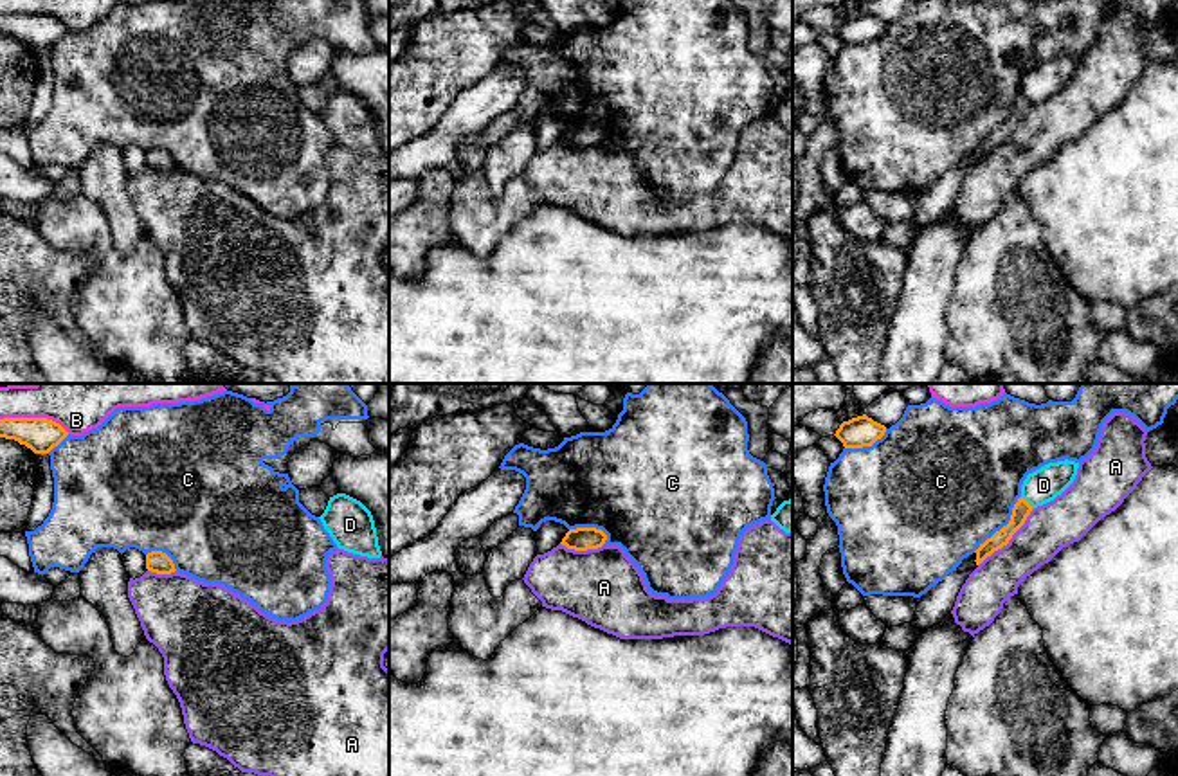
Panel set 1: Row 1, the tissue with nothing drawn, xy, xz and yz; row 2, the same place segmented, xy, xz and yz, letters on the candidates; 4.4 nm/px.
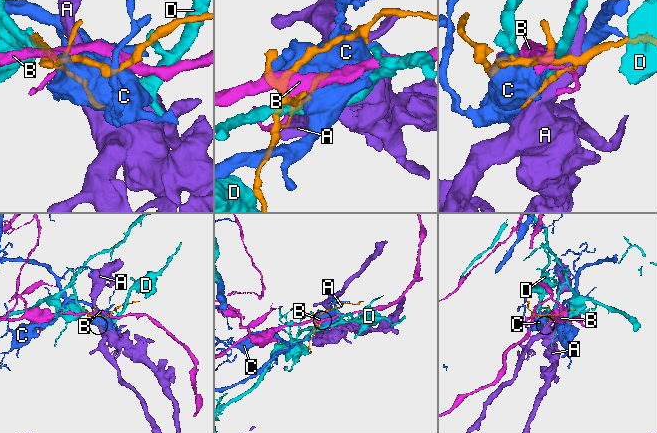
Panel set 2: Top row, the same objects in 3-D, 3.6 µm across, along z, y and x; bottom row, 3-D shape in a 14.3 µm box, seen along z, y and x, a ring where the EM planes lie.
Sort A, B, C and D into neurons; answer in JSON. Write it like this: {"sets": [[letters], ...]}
{"sets": [["A"], ["B"], ["C"], ["D"]]}

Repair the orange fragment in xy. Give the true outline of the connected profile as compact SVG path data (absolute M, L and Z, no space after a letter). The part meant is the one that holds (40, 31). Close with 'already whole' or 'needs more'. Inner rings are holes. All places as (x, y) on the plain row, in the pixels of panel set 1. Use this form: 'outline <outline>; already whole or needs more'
outline M4 14L0 16L0 34L14 36L34 50L49 50L68 29L47 14Z; already whole

